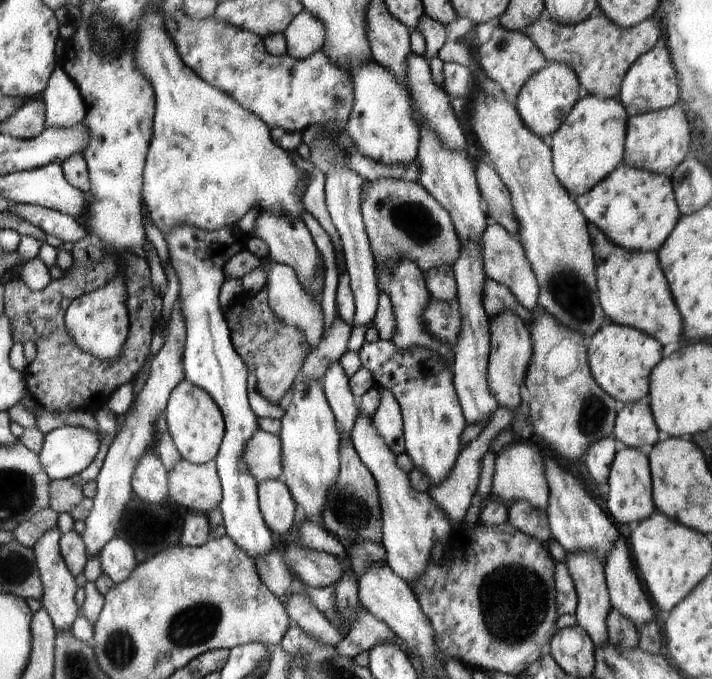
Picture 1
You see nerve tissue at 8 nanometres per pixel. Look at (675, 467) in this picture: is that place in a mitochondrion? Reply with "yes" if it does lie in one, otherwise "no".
no

